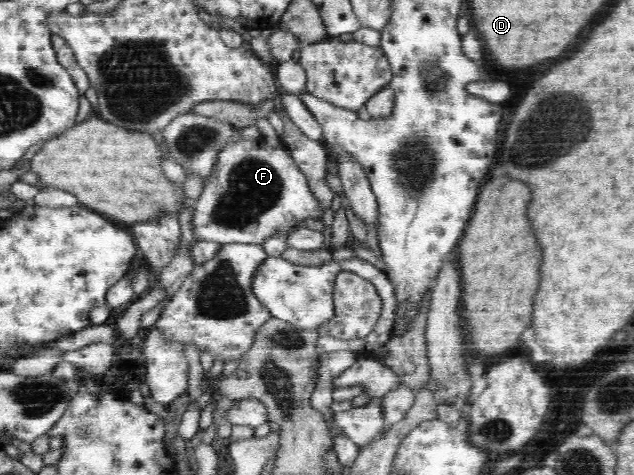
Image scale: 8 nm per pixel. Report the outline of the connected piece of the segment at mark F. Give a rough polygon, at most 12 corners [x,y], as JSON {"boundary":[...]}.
{"boundary":[[232,137],[194,208],[201,241],[262,245],[321,201],[283,142]]}

